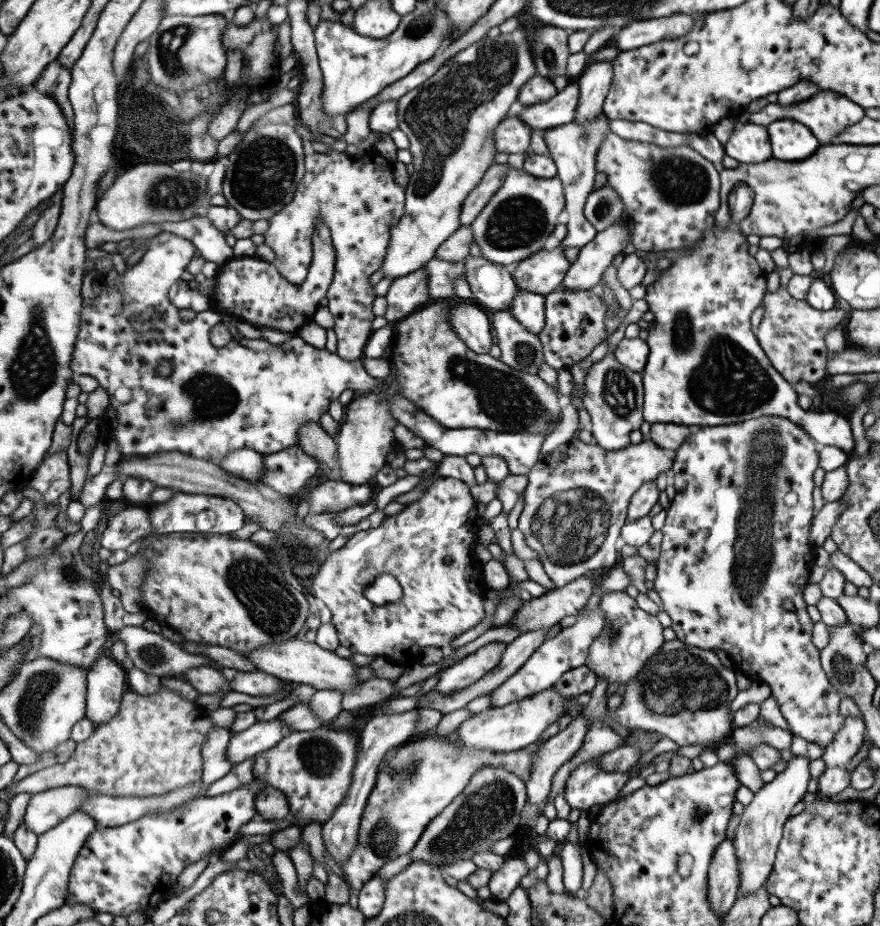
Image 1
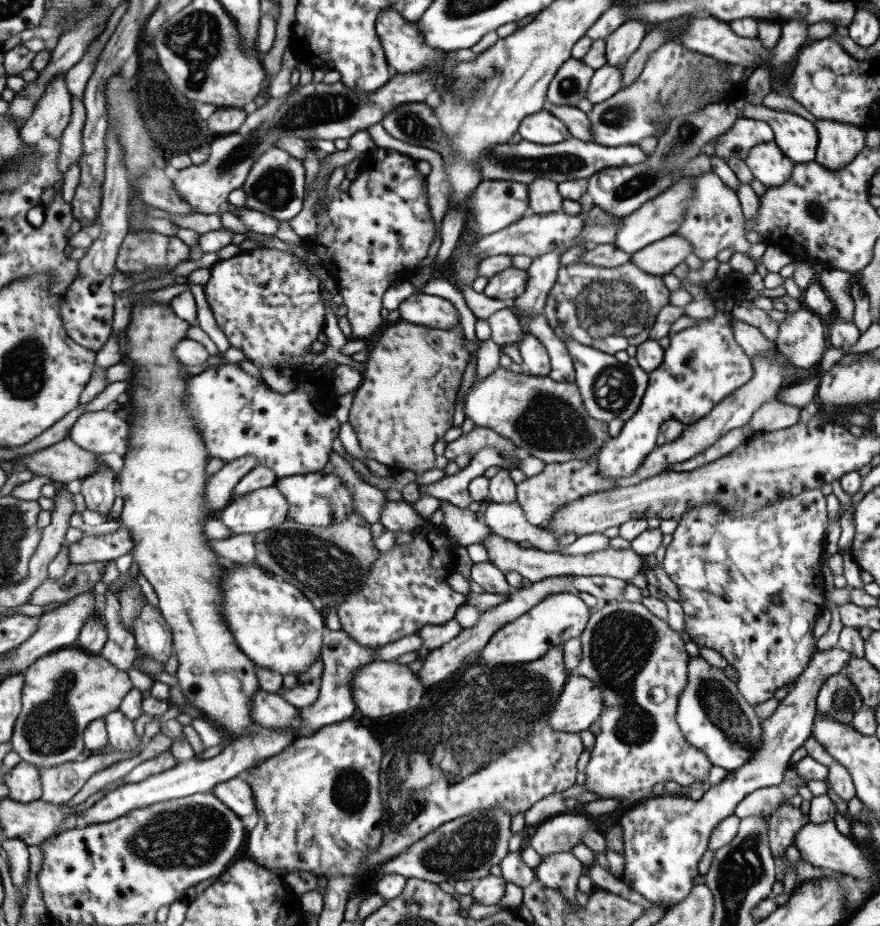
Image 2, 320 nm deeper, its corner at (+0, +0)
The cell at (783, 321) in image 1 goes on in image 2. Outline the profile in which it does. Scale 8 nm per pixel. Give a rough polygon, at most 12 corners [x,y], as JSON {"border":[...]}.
{"border":[[802,306],[787,312],[773,343],[809,368],[828,346],[826,322]]}

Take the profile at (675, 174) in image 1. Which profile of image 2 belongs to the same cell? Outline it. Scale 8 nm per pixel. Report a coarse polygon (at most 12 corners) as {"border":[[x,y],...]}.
{"border":[[711,169],[674,233],[702,262],[726,248],[747,256],[736,192]]}

